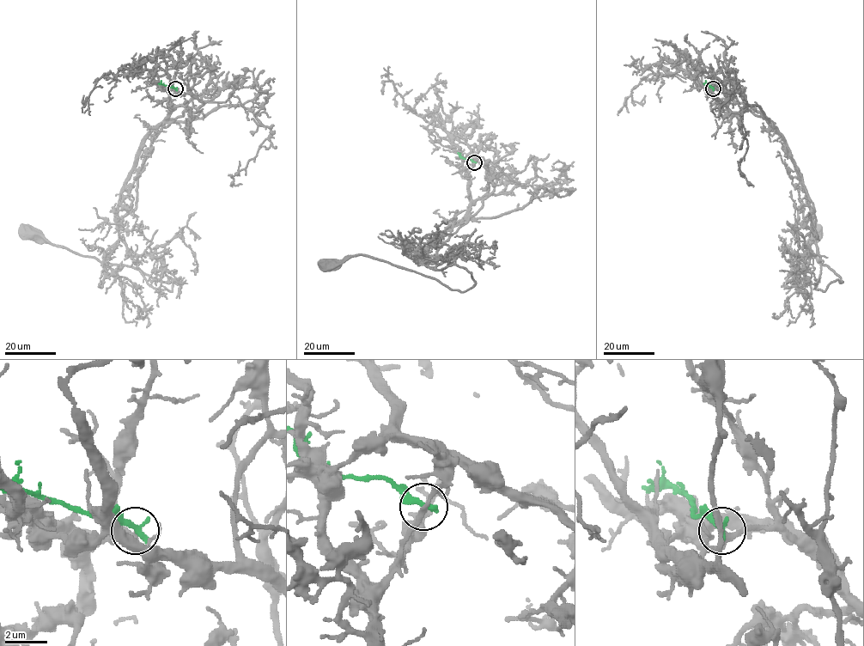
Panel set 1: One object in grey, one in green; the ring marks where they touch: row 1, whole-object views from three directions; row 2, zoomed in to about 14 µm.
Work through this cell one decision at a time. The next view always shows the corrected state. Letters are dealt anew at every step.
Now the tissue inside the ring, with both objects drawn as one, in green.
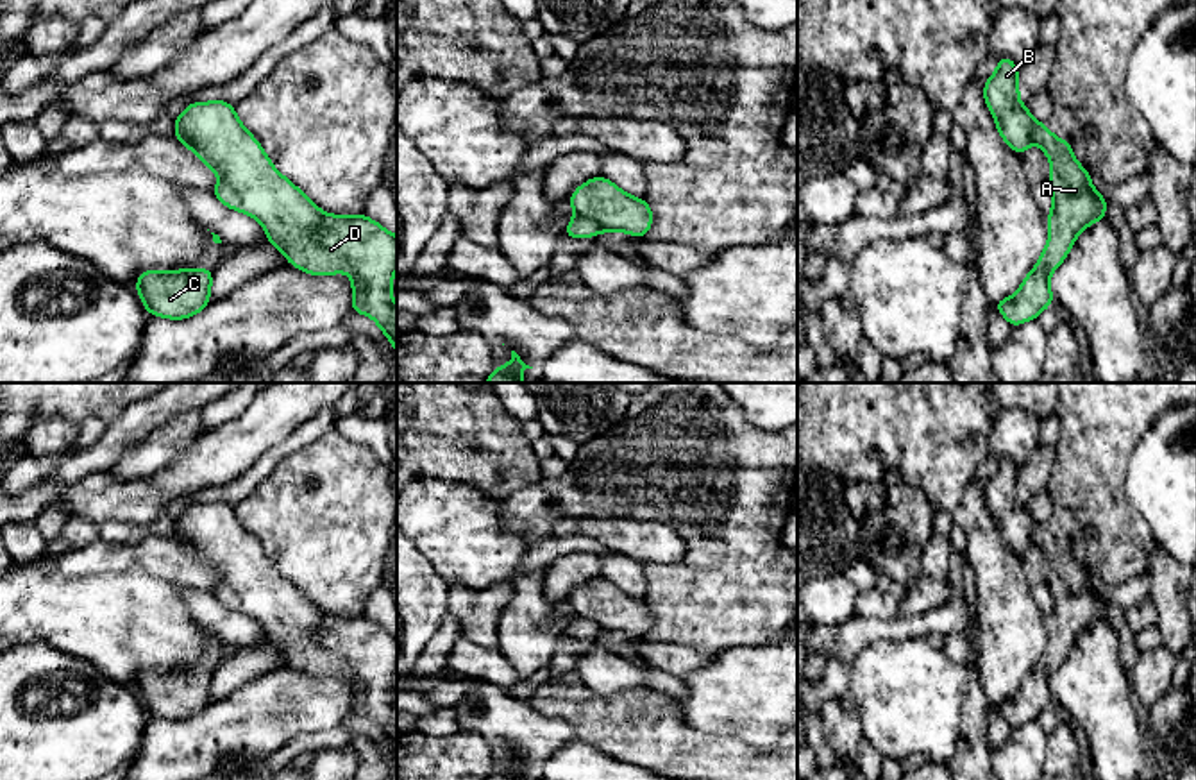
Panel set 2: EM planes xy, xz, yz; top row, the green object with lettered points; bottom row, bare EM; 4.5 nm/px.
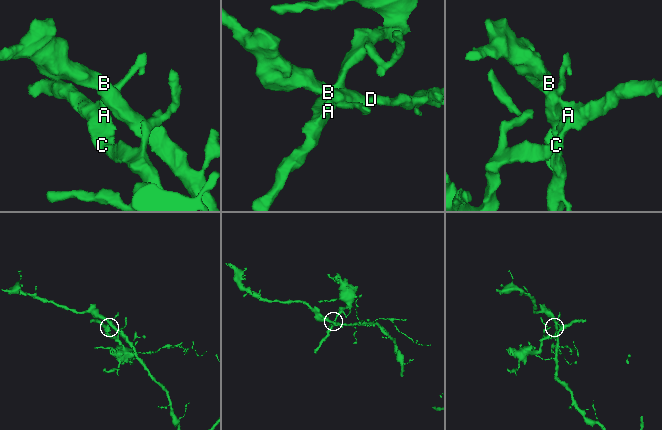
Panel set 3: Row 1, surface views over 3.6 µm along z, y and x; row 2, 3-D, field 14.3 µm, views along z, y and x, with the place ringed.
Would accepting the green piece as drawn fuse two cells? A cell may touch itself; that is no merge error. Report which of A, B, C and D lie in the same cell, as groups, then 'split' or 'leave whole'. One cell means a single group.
A C / B D; split

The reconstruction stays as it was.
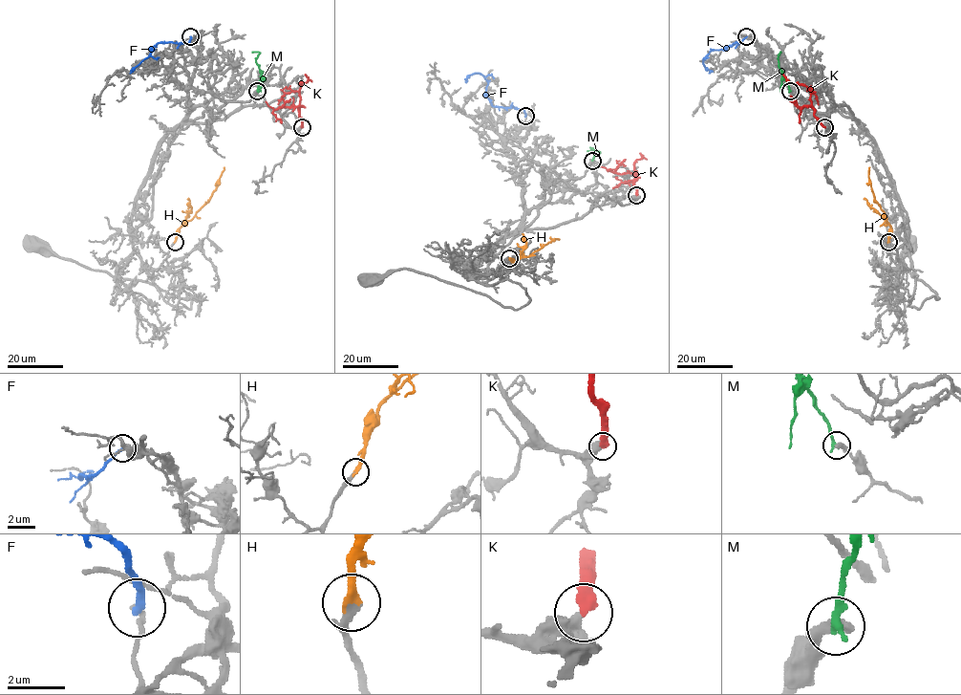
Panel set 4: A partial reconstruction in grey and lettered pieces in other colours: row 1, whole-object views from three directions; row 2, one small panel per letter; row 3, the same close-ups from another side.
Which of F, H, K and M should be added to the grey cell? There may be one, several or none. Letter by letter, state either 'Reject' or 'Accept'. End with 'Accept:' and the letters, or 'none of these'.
F: Reject
H: Reject
K: Reject
M: Reject
Accept: none of these

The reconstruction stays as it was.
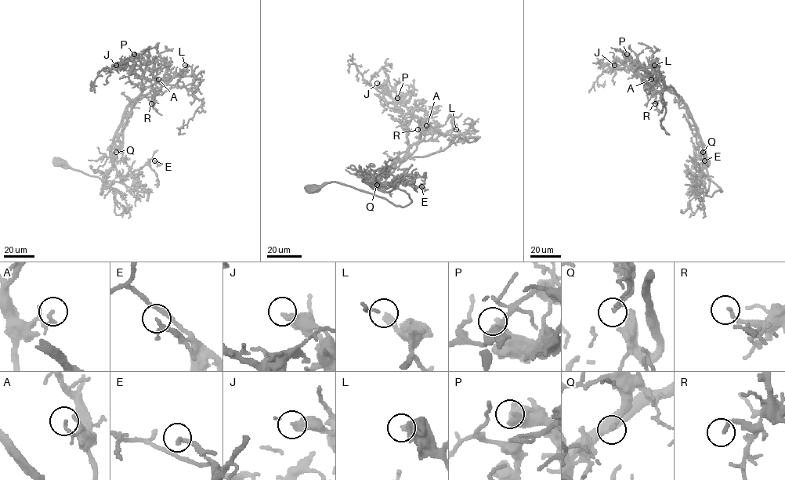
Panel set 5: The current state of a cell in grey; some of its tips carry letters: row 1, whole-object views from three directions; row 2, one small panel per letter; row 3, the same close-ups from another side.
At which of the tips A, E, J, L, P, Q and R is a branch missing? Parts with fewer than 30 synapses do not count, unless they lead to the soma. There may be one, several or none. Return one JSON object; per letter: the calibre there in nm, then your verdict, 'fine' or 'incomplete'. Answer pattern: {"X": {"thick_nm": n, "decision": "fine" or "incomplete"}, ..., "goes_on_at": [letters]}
{"A": {"thick_nm": 170, "decision": "fine"}, "E": {"thick_nm": 240, "decision": "fine"}, "J": {"thick_nm": 440, "decision": "fine"}, "L": {"thick_nm": 320, "decision": "incomplete"}, "P": {"thick_nm": 400, "decision": "fine"}, "Q": {"thick_nm": 180, "decision": "fine"}, "R": {"thick_nm": 180, "decision": "incomplete"}, "goes_on_at": ["L", "R"]}

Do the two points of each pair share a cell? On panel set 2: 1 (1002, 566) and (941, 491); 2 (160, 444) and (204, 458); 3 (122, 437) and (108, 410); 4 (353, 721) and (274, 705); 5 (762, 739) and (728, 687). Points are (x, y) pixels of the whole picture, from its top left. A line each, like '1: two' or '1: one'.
1: two
2: two
3: two
4: two
5: one

